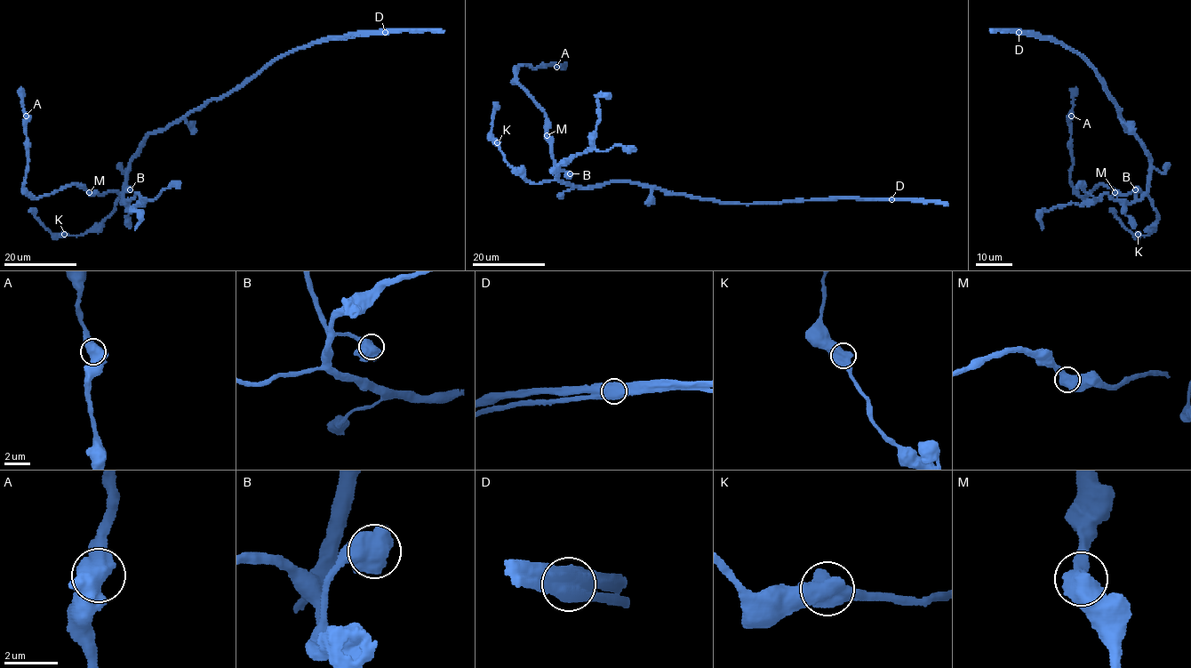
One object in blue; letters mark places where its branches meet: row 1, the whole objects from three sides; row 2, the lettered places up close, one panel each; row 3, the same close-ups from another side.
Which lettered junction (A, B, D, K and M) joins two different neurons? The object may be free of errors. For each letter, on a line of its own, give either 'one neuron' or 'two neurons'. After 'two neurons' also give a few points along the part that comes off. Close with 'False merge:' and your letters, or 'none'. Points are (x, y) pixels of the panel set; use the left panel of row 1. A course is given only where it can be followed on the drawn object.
A: one neuron
B: one neuron
D: two neurons; foreign part runs (385, 32), (329, 38), (315, 44)
K: one neuron
M: one neuron
False merge: D

